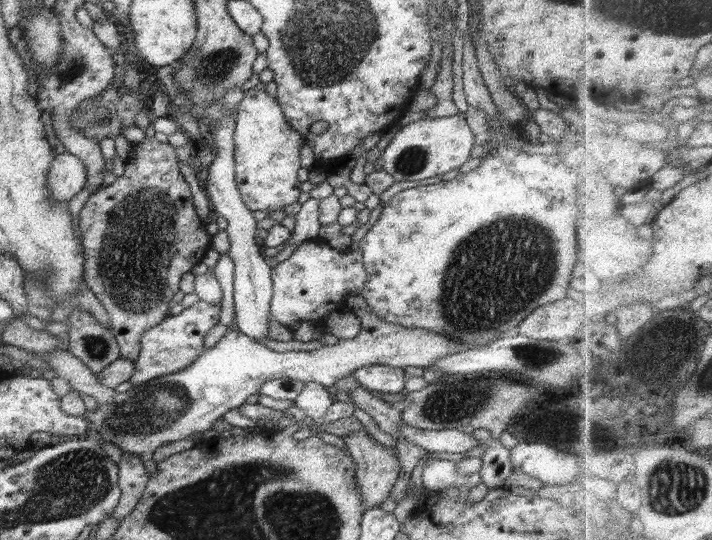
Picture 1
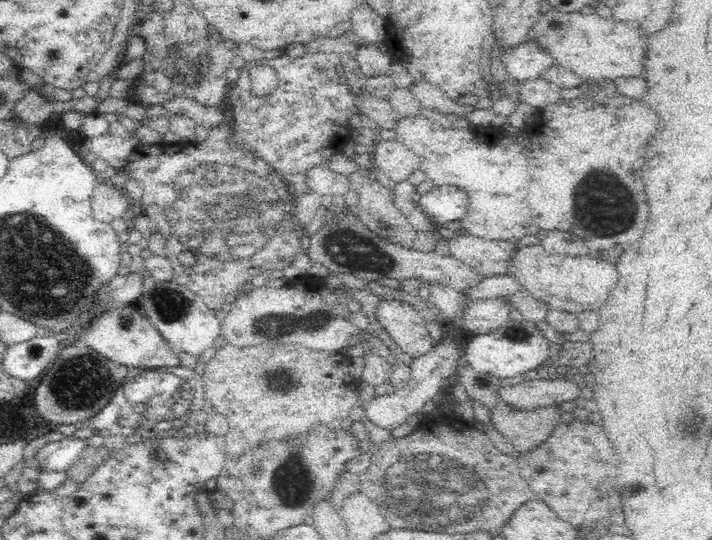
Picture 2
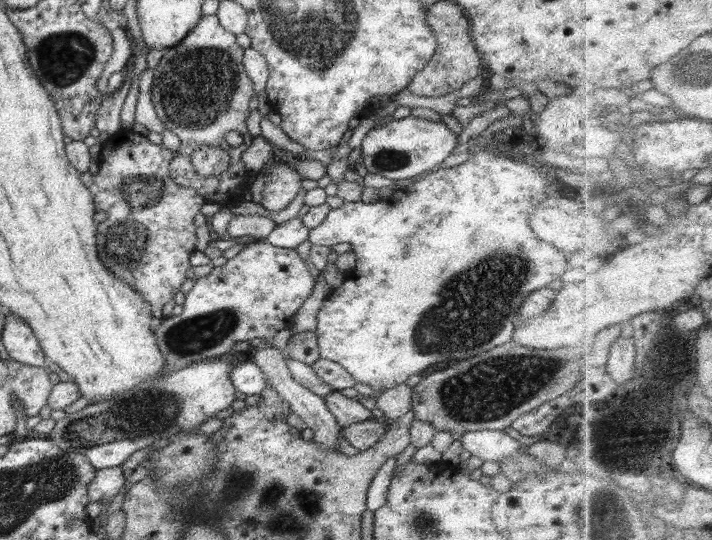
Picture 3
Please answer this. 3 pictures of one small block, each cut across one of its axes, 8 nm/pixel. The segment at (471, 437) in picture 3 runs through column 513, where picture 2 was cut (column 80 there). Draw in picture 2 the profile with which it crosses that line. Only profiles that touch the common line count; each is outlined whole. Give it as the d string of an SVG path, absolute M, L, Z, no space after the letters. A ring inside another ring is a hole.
M66 437L58 442L50 442L38 450L34 467L40 465L41 471L67 472L88 447L82 438Z

